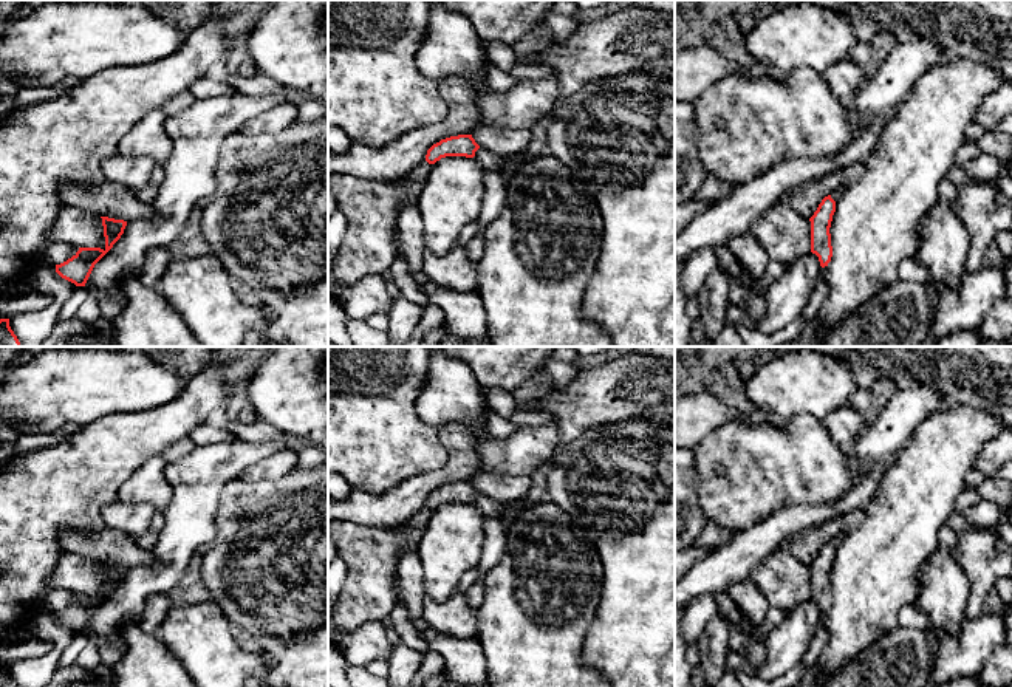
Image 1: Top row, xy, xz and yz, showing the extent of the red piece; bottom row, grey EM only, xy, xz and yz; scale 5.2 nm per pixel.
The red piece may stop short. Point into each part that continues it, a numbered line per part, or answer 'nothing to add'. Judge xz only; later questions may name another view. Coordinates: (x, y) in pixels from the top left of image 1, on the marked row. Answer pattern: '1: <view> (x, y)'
1: xz (489, 161)

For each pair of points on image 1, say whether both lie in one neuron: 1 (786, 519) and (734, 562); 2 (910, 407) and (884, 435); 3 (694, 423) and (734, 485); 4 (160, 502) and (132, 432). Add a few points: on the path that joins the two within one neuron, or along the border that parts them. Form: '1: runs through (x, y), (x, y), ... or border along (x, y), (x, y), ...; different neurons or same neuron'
1: runs through (774, 529), (746, 550); same neuron
2: runs through (902, 415), (892, 430); same neuron
3: border along (735, 421), (728, 421), (712, 430), (694, 451); different neurons
4: border along (160, 454), (149, 458), (119, 489); different neurons

